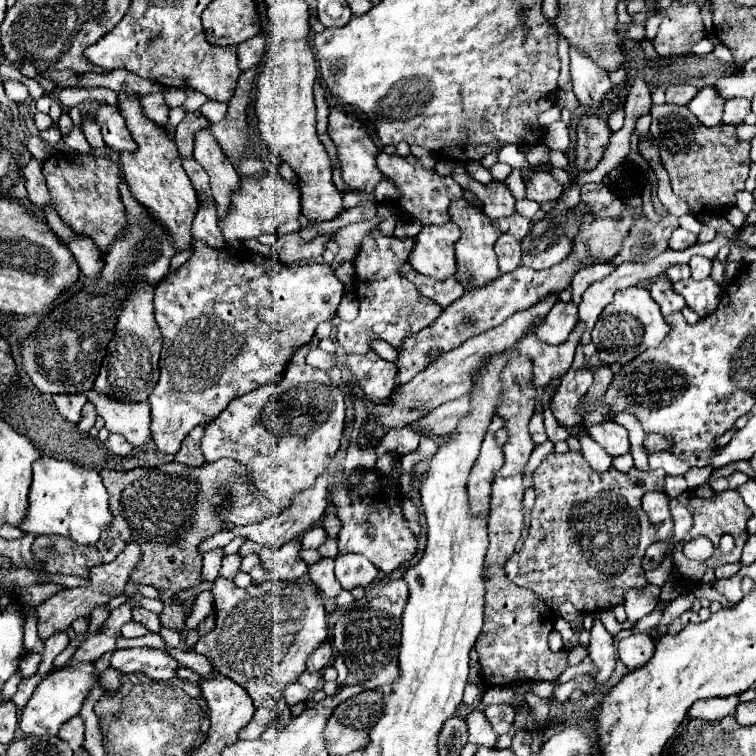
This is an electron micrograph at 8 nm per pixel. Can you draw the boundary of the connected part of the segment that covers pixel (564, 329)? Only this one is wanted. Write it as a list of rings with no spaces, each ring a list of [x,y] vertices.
[[[556,302],[550,314],[546,316],[544,324],[536,326],[536,336],[546,344],[554,346],[562,344],[568,338],[568,334],[574,330],[576,320],[578,320],[578,308],[572,302],[568,304]]]

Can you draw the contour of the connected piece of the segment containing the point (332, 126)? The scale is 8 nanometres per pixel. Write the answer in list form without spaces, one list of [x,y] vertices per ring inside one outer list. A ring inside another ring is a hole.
[[[336,108],[328,116],[328,134],[330,134],[330,138],[332,138],[334,146],[336,146],[338,160],[342,164],[342,178],[344,178],[344,182],[352,190],[374,192],[376,184],[386,180],[386,176],[376,166],[376,156],[380,154],[380,148],[374,144],[374,140],[370,136],[370,132],[366,130],[366,126],[352,112]]]

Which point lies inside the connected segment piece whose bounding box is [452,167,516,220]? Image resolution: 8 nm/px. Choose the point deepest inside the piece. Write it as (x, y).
(497, 200)

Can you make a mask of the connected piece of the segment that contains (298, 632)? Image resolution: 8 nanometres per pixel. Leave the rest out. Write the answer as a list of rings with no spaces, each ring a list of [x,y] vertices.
[[[246,540],[246,544],[240,548],[240,554],[258,554],[262,567],[268,572],[268,580],[248,588],[238,588],[226,578],[214,580],[212,594],[216,626],[210,634],[196,642],[194,652],[204,654],[220,674],[240,684],[252,698],[256,712],[250,724],[238,732],[240,740],[258,738],[280,716],[290,716],[290,708],[284,700],[284,688],[300,678],[300,674],[306,670],[308,656],[318,646],[328,642],[330,636],[326,608],[314,584],[292,588],[275,584],[300,580],[308,574],[308,564],[298,556],[300,548],[302,546],[298,540],[290,540],[278,550],[262,548],[260,544]]]

